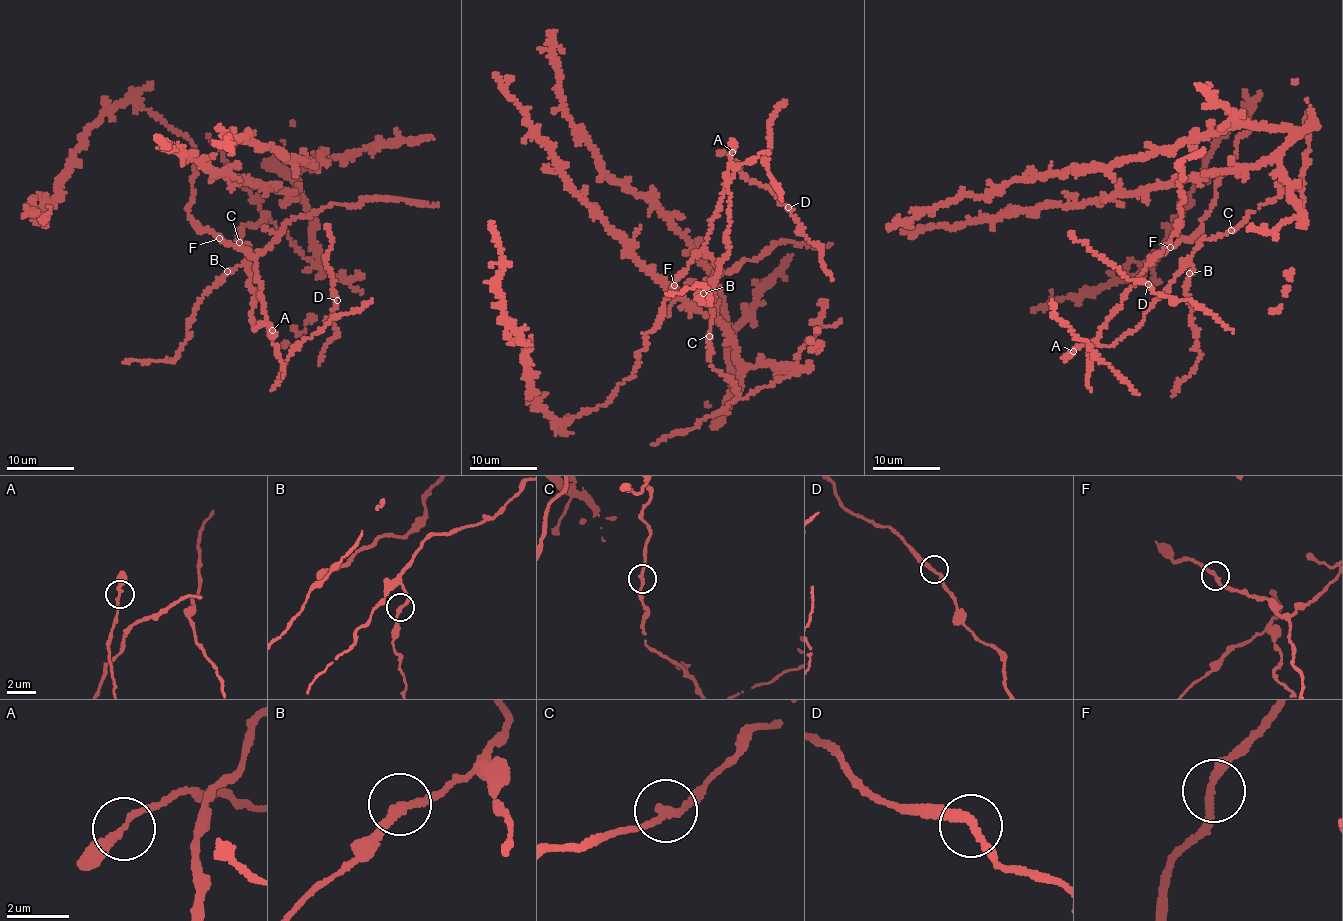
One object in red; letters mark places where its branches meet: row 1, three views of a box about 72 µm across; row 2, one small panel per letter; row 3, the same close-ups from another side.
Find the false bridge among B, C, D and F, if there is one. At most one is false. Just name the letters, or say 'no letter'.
no letter

